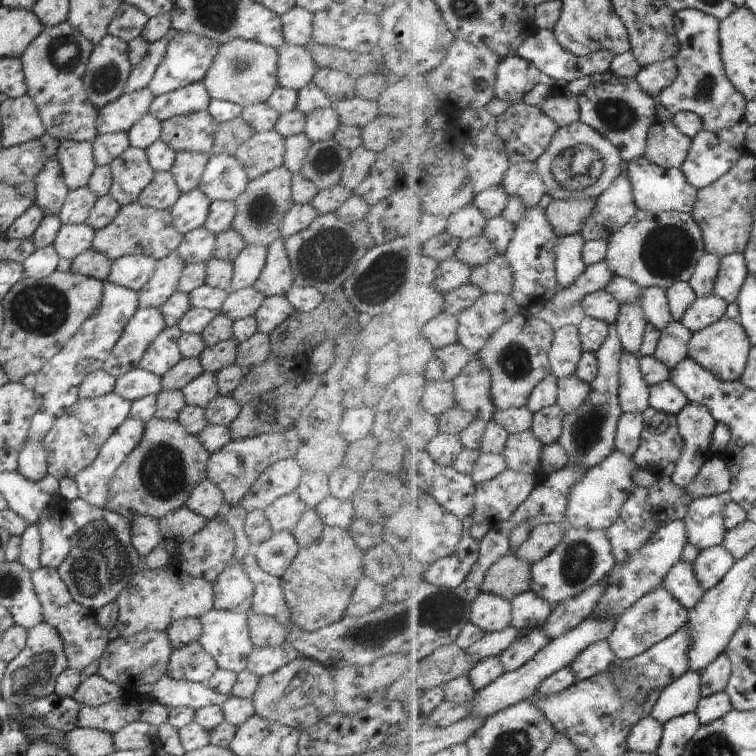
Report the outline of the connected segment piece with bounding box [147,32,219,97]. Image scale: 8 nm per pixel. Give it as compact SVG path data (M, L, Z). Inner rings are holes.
M176 33L174 38L170 40L166 54L162 59L162 64L158 66L148 88L153 96L160 96L180 88L184 88L194 82L203 82L206 72L210 66L216 53L218 52L219 44L210 40L210 38L202 37L192 33Z

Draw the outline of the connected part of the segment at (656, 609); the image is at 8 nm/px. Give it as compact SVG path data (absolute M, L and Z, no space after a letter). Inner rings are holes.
M666 585L642 598L640 602L617 622L617 626L609 641L617 651L619 660L632 659L652 649L659 642L678 634L690 619L689 608L686 608L679 598L676 598Z

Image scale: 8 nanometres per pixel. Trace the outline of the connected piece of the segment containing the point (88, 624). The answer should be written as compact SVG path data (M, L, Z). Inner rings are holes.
M41 566L31 573L31 581L42 605L43 620L57 630L62 640L67 668L80 674L81 678L96 675L109 639L108 632L98 626L95 612L79 605L72 598L57 569Z

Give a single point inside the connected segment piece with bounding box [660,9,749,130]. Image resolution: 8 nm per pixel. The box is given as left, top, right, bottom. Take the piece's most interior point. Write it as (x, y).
(703, 85)

